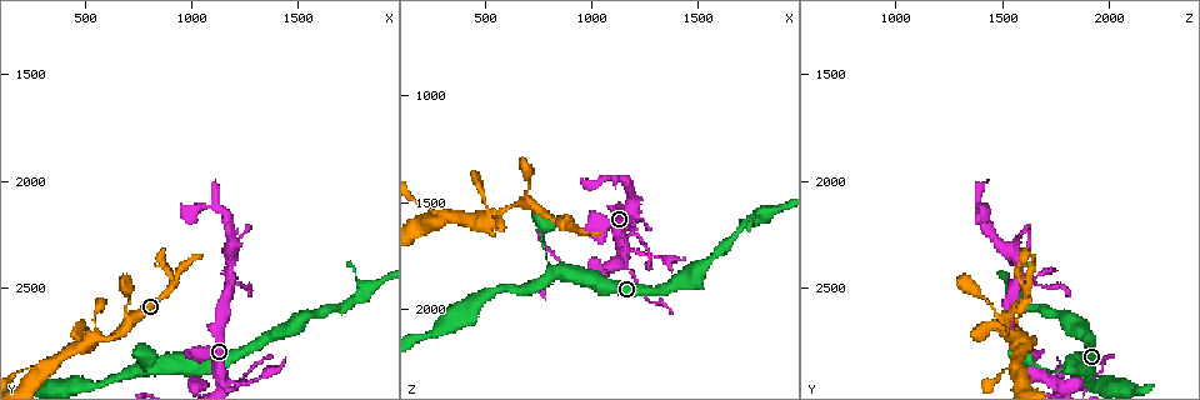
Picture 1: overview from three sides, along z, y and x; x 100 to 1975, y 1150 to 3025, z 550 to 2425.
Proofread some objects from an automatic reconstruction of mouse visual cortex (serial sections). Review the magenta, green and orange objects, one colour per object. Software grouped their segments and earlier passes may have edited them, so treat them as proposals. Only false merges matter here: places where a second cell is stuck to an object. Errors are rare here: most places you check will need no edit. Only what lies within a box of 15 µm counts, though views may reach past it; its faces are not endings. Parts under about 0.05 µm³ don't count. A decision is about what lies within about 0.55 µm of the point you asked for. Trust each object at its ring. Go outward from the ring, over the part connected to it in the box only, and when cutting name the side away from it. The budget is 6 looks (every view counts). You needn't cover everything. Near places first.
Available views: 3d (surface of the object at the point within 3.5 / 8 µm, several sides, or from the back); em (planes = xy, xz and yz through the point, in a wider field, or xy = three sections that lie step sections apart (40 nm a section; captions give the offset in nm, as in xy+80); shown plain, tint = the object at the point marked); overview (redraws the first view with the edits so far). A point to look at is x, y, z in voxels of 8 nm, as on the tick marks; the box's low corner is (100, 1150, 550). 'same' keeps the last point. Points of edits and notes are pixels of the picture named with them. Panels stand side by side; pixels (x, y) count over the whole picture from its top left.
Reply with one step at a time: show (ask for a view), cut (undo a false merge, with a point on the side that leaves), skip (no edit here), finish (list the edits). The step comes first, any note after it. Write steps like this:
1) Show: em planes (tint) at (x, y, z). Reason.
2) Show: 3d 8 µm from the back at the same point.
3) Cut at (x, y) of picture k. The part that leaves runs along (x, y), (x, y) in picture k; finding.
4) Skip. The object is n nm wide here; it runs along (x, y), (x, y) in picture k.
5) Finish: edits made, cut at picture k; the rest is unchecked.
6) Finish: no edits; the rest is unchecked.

Show: 3d 3.5 µm at (1130, 2120, 1380).

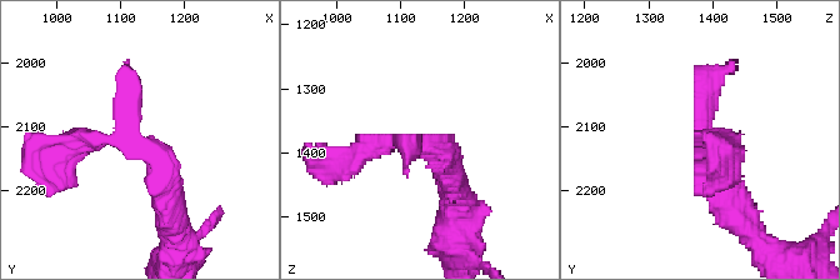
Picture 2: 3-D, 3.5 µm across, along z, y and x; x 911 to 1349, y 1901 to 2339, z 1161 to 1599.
Show: em xy step 5 (tint) at (1115, 2125, 1385). Shape alone is not enough.

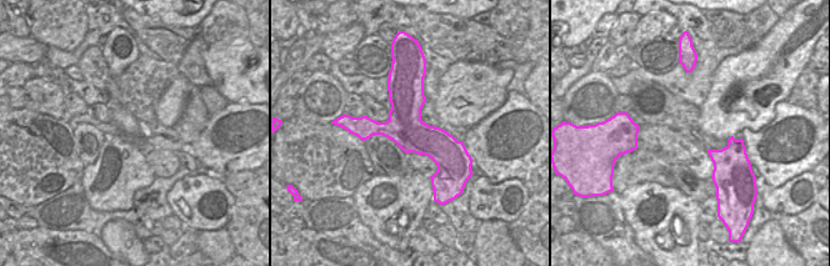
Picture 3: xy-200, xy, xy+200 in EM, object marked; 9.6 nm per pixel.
Skip. It runs along (170, 204), (131, 143), (58, 154) in picture 2; continuous, no second cell.

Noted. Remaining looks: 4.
Show: 3d 3.5 µm at (550, 2640, 1590). Narrows sharply.

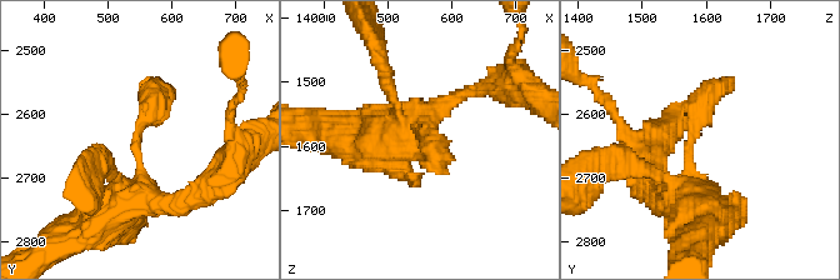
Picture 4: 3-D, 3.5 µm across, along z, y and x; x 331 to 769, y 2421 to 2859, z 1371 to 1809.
Show: em xy step 5 (tint) at (550, 2635, 1580). Now the EM.

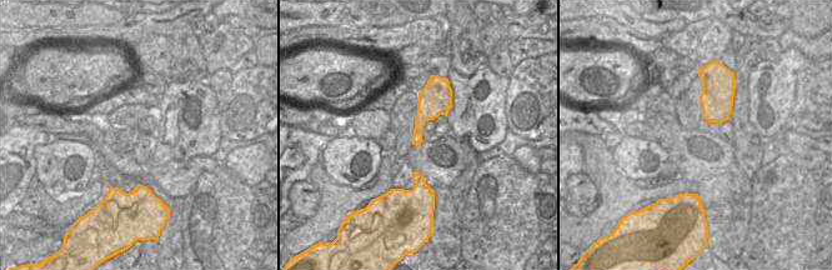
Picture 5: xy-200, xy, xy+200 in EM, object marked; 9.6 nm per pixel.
Skip. The object is 170 nm wide here; it runs along (673, 198), (689, 179), (691, 125), (724, 83) in picture 4; one cell here.

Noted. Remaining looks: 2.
Show: 3d 8 µm at (800, 2880, 1790). Calibre changes.

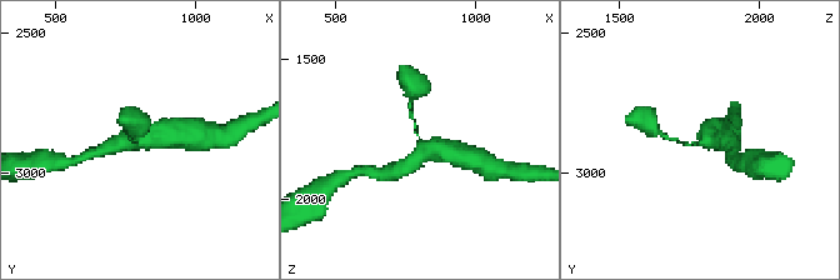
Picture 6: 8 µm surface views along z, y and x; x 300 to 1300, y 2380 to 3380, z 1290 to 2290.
Show: em xy step 1 (tint) at (800, 2890, 1790).

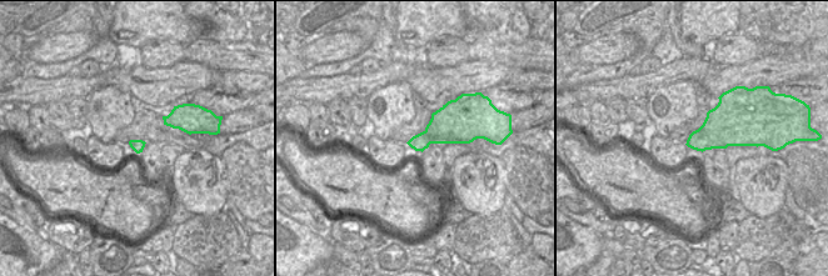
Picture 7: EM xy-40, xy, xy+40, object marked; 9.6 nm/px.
Skip. The arms are 100, 450, 600 nm wide; it runs along (461, 156), (428, 150), (398, 171) in picture 6; continuous, no second cell.

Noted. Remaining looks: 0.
Finish: no edits; the rest is unchecked.

